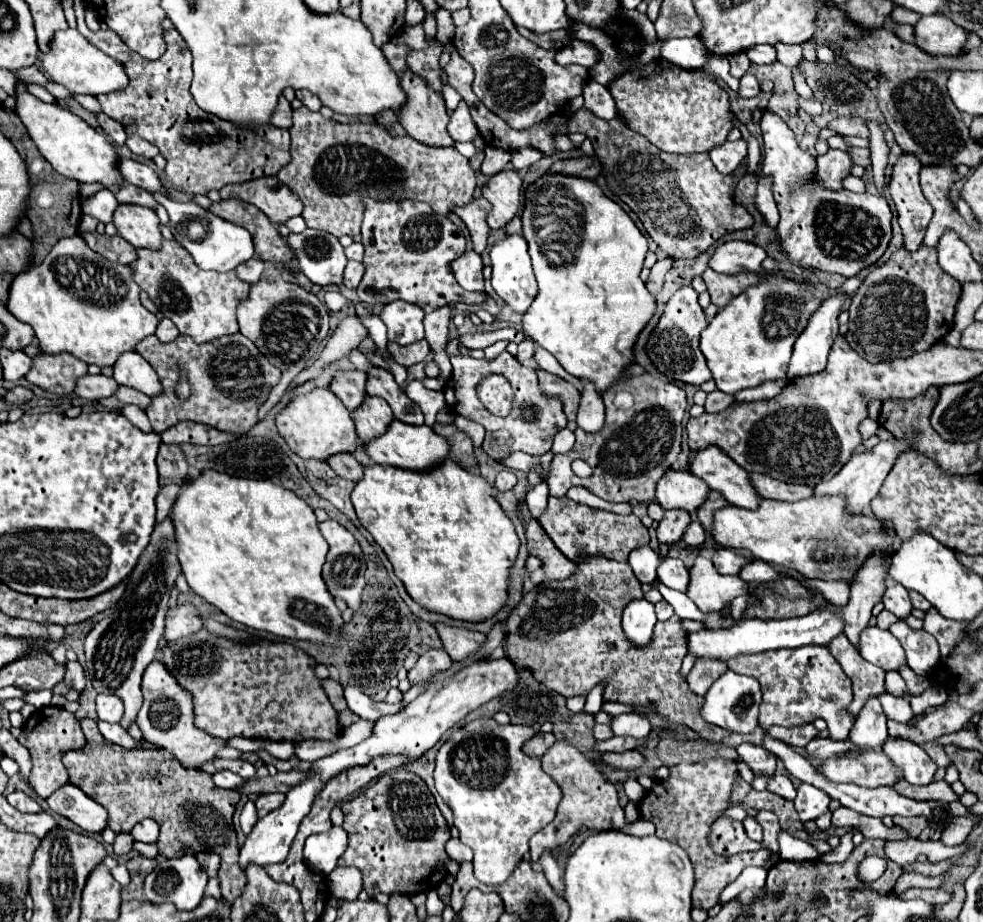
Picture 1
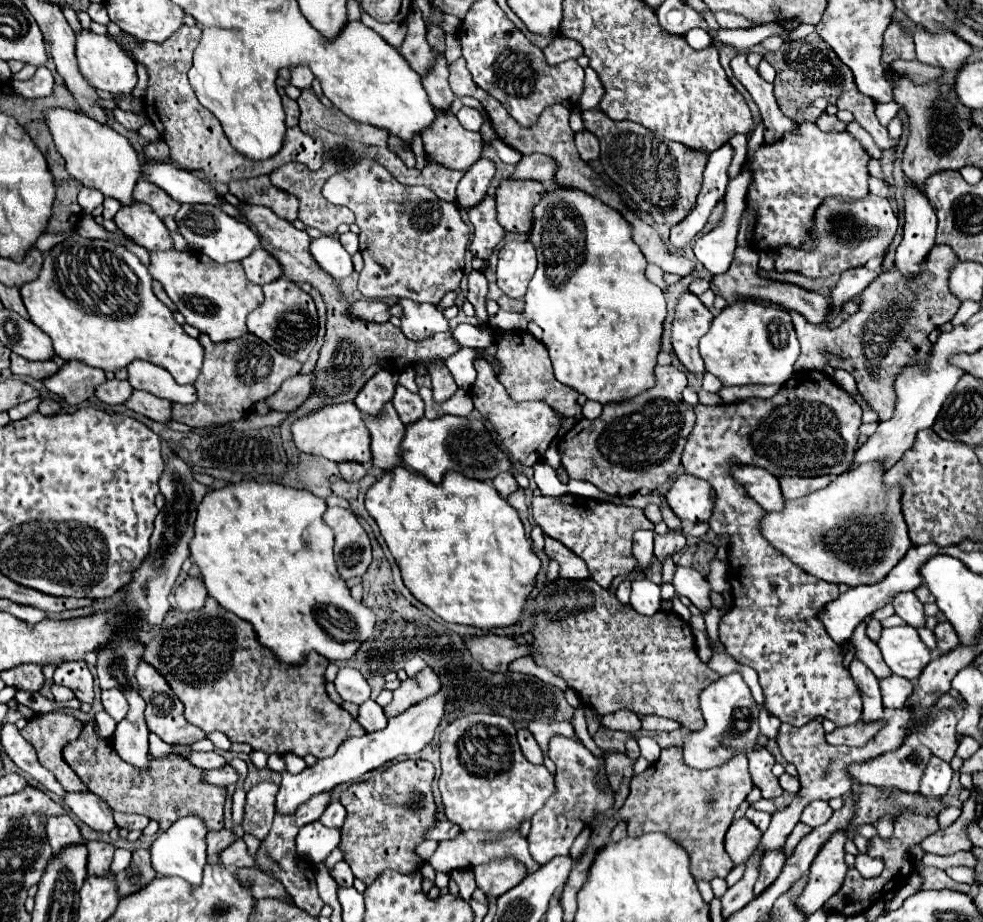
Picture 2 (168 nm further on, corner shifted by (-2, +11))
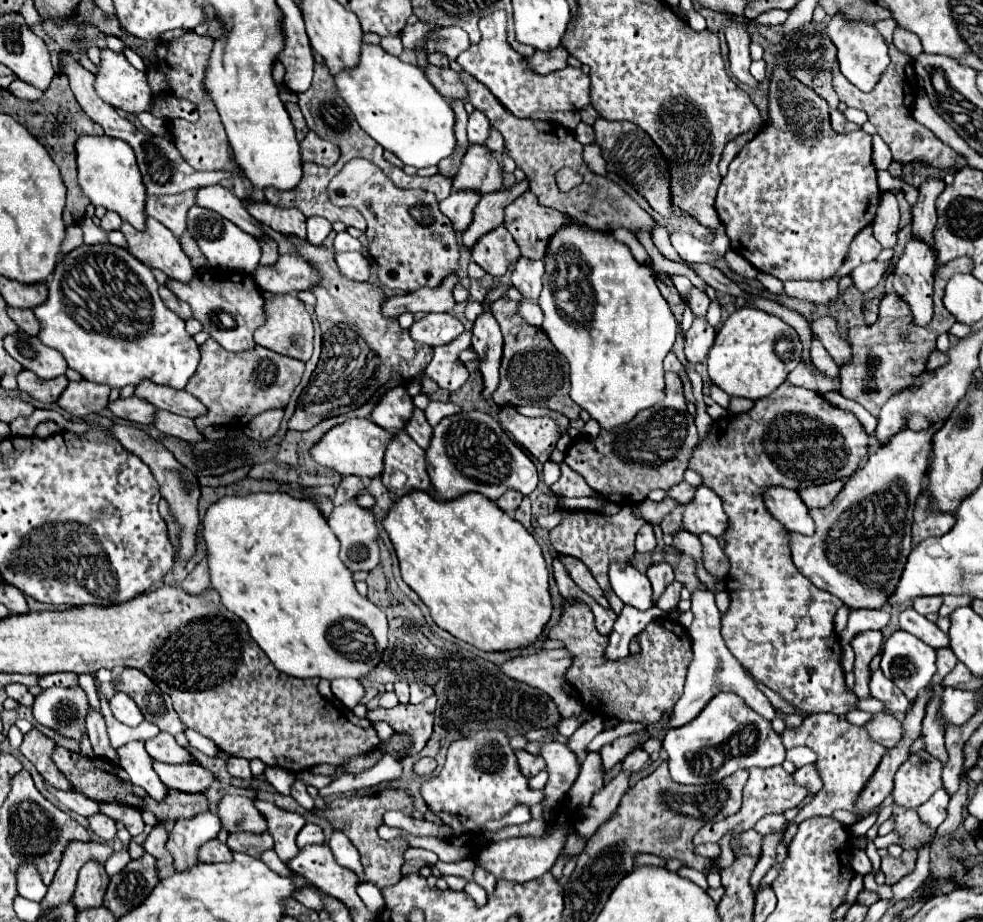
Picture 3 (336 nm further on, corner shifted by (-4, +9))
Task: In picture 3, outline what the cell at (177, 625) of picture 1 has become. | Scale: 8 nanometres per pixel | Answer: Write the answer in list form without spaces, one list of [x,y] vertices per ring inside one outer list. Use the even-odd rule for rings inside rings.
[[[201,560],[193,572],[187,574],[187,578],[181,582],[181,588],[191,594],[191,596],[199,596],[209,588],[209,572],[207,572],[207,560]]]

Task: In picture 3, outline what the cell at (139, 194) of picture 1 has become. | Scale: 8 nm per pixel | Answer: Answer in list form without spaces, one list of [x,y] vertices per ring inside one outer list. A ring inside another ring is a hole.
[[[185,190],[169,196],[147,196],[145,212],[163,226],[167,226],[177,238],[185,232],[185,214],[195,204],[195,190]]]

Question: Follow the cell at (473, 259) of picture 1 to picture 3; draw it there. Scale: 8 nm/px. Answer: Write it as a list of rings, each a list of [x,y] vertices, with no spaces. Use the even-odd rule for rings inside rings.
[[[485,306],[473,326],[473,350],[479,354],[479,370],[485,380],[485,398],[491,398],[499,380],[499,364],[503,352],[503,338],[491,308]]]

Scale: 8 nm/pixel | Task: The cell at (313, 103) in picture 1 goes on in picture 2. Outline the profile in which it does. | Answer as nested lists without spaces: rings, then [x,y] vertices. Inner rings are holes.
[[[295,66],[295,68],[291,68],[291,84],[293,86],[297,86],[297,88],[307,88],[307,86],[311,86],[311,82],[313,82],[313,72],[307,68],[307,66]]]

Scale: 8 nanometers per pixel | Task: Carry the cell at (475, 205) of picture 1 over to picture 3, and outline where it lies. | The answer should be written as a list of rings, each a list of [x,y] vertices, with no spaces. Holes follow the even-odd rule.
[[[501,224],[477,240],[471,256],[473,262],[477,262],[485,272],[491,276],[501,276],[517,258],[521,258],[521,252],[513,236],[509,236],[507,228]]]

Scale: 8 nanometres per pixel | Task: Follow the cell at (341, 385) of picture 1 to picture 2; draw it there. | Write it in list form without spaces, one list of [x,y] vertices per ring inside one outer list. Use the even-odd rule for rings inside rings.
[[[379,370],[357,394],[355,406],[371,416],[377,416],[387,402],[393,400],[395,386],[399,384],[399,376],[391,370]]]

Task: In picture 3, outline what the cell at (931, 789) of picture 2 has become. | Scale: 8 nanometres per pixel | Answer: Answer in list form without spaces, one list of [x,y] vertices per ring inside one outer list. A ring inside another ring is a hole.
[[[943,786],[925,804],[921,804],[917,812],[923,822],[927,822],[931,828],[937,828],[947,816],[947,804],[949,804],[949,792]]]

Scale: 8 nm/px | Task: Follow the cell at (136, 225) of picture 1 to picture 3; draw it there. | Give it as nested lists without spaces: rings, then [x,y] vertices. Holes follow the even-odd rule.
[[[145,218],[145,230],[139,232],[131,224],[121,224],[119,228],[127,240],[127,248],[133,256],[137,256],[143,264],[151,268],[163,270],[169,278],[175,280],[189,280],[193,276],[193,266],[187,254],[181,250],[179,240],[159,224],[155,218]]]

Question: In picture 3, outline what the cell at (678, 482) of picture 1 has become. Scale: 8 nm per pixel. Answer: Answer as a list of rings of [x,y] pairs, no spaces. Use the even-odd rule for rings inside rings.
[[[697,486],[693,500],[689,500],[683,508],[683,528],[691,534],[707,532],[711,536],[721,536],[725,532],[727,514],[721,498],[711,488]]]

